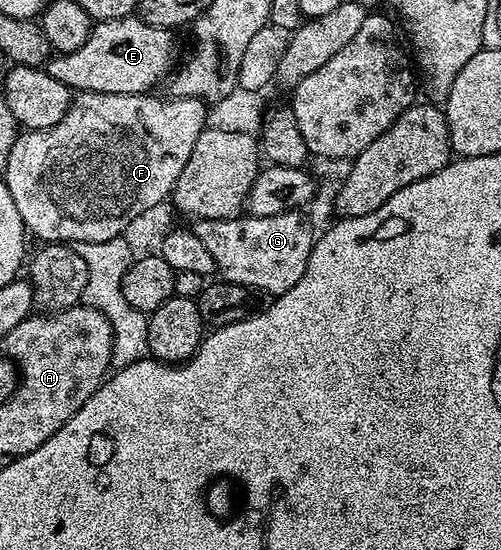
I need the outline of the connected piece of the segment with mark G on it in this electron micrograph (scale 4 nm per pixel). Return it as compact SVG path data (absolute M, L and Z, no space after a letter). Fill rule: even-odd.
M293 211L273 217L241 215L230 219L202 219L191 226L191 231L210 251L216 264L215 272L223 280L238 283L260 295L272 293L271 296L277 298L306 275L314 232L304 215Z

